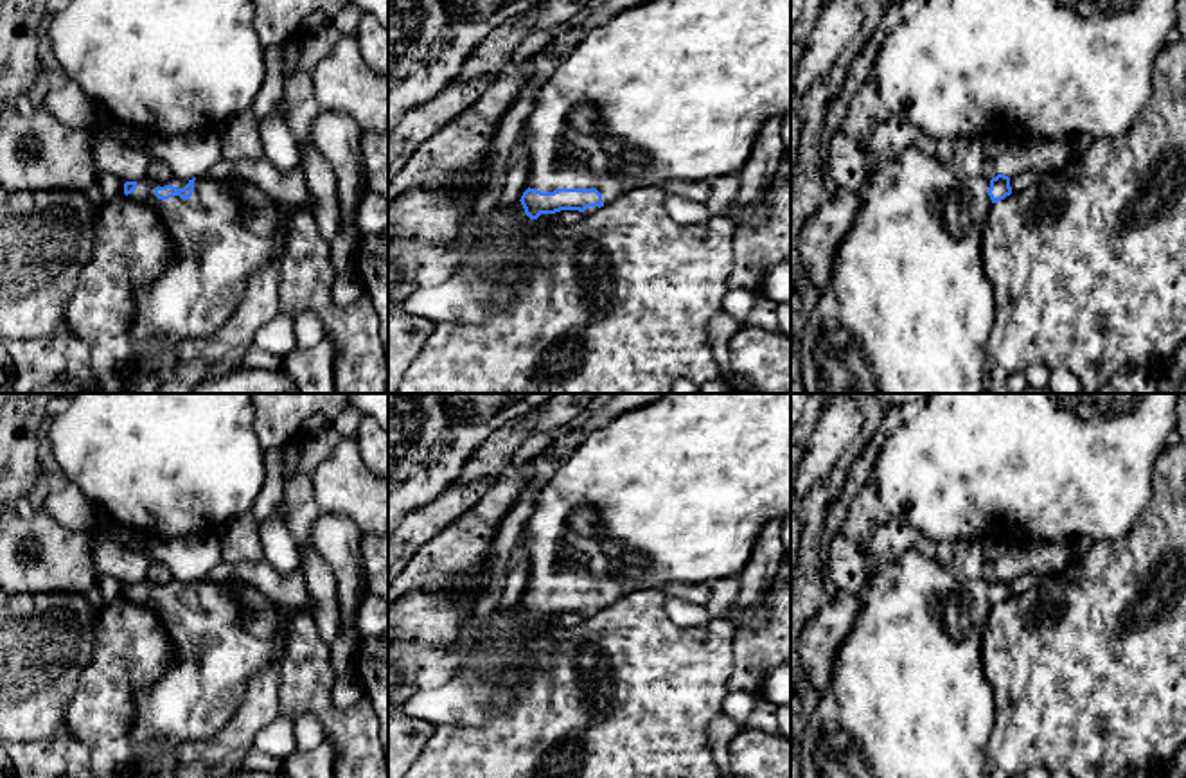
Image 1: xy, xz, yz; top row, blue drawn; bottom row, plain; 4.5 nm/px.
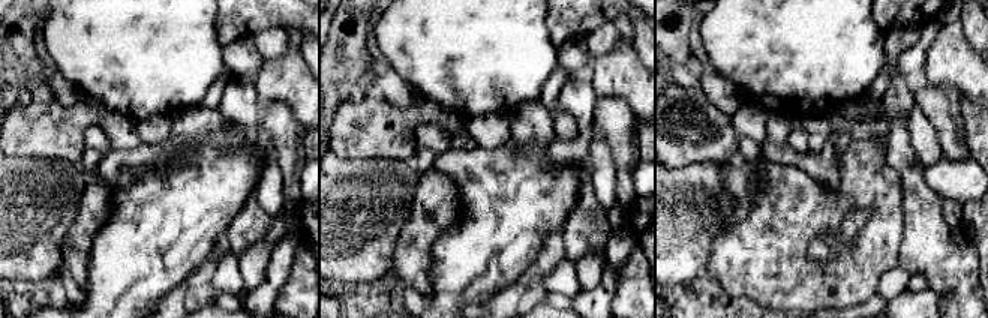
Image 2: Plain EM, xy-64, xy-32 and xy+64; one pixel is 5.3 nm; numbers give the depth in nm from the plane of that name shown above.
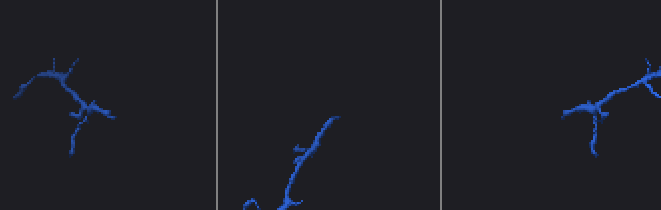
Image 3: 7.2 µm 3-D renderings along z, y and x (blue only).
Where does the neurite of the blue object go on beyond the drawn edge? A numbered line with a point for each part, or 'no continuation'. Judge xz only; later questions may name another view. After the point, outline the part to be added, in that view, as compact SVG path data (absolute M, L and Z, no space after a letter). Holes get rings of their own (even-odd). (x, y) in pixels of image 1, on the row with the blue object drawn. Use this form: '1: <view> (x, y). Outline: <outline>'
1: xz (667, 90). Outline: M649 0L593 27L544 77L527 120L528 187L597 189L602 203L670 180L737 174L767 120L791 111L791 0Z

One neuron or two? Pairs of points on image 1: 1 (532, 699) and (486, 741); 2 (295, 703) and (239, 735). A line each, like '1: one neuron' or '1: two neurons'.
1: one neuron
2: two neurons

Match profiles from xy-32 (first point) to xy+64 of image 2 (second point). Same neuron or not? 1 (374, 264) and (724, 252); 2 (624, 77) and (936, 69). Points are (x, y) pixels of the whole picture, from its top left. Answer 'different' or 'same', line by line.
1: different
2: same

